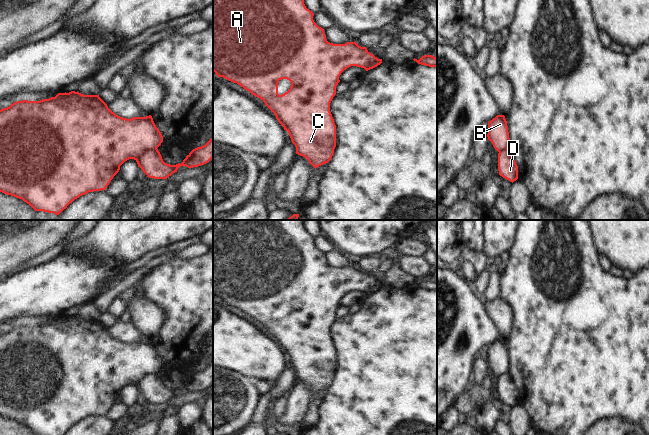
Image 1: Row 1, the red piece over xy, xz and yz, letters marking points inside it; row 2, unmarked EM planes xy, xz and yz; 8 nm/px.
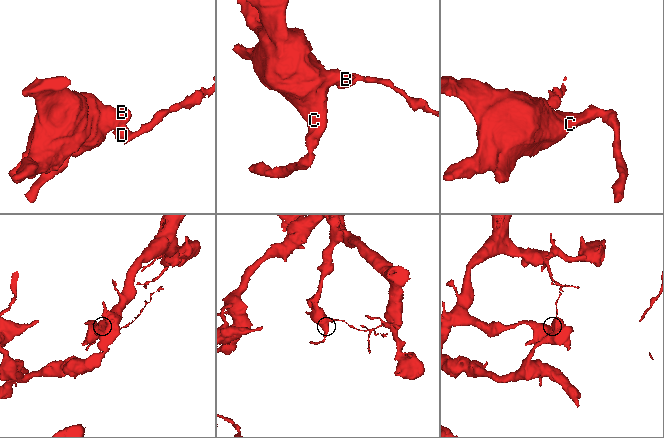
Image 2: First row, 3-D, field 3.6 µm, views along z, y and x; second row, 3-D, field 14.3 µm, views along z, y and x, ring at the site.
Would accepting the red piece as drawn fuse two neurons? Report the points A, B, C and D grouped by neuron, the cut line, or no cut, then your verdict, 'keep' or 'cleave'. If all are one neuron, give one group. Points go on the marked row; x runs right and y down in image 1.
A B C / D; cut in xy along (156, 148), (144, 150), (135, 159); cleave

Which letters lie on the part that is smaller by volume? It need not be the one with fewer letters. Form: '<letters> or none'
D

